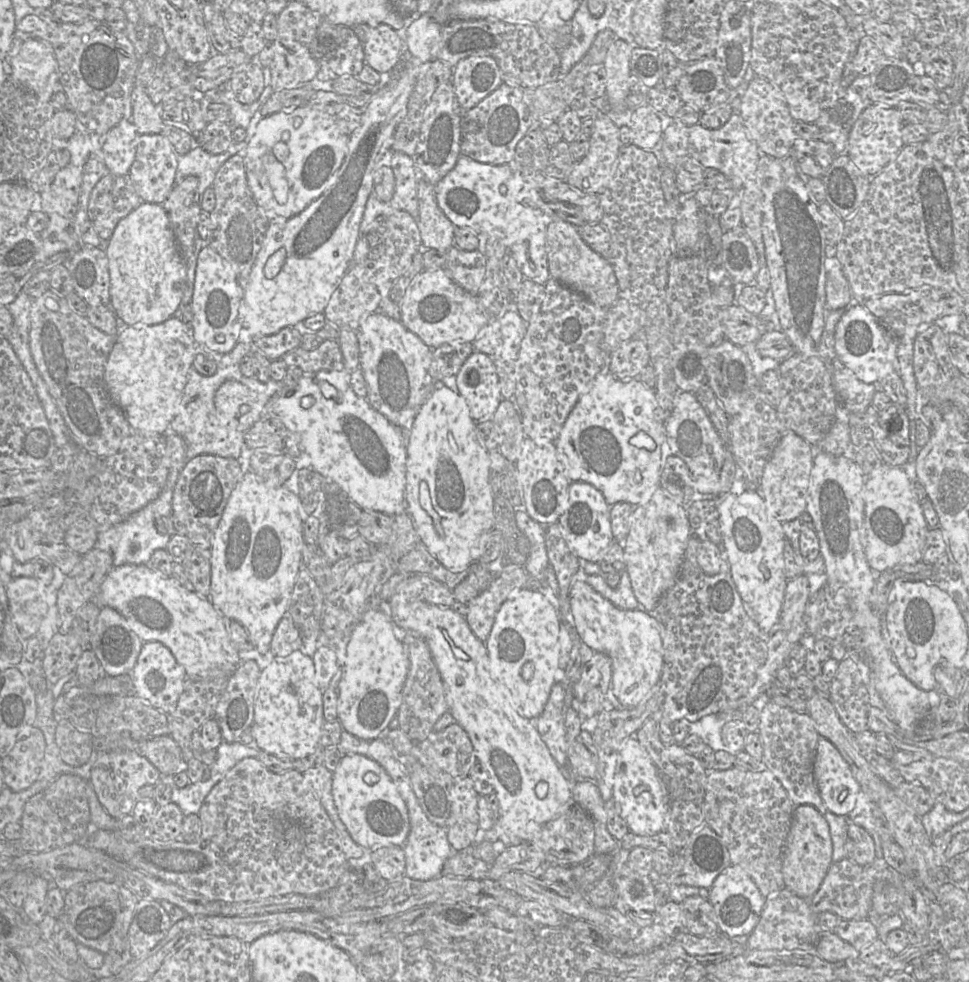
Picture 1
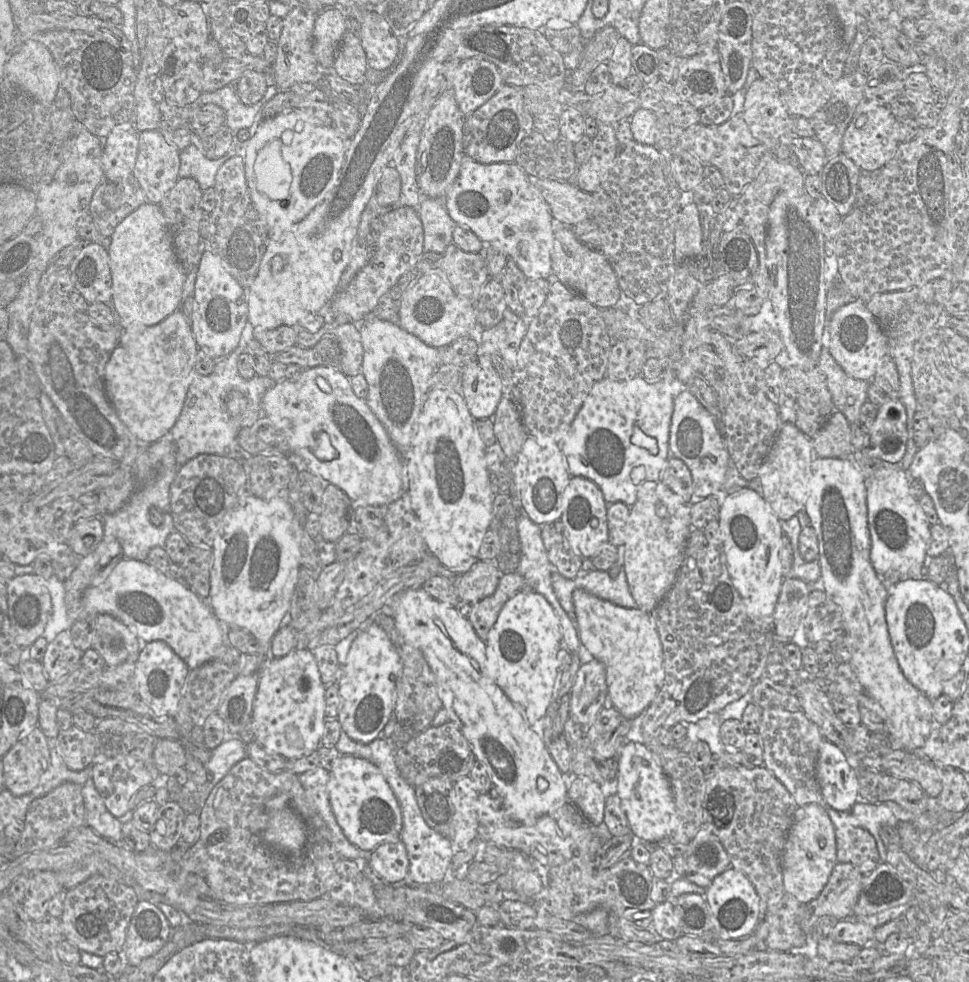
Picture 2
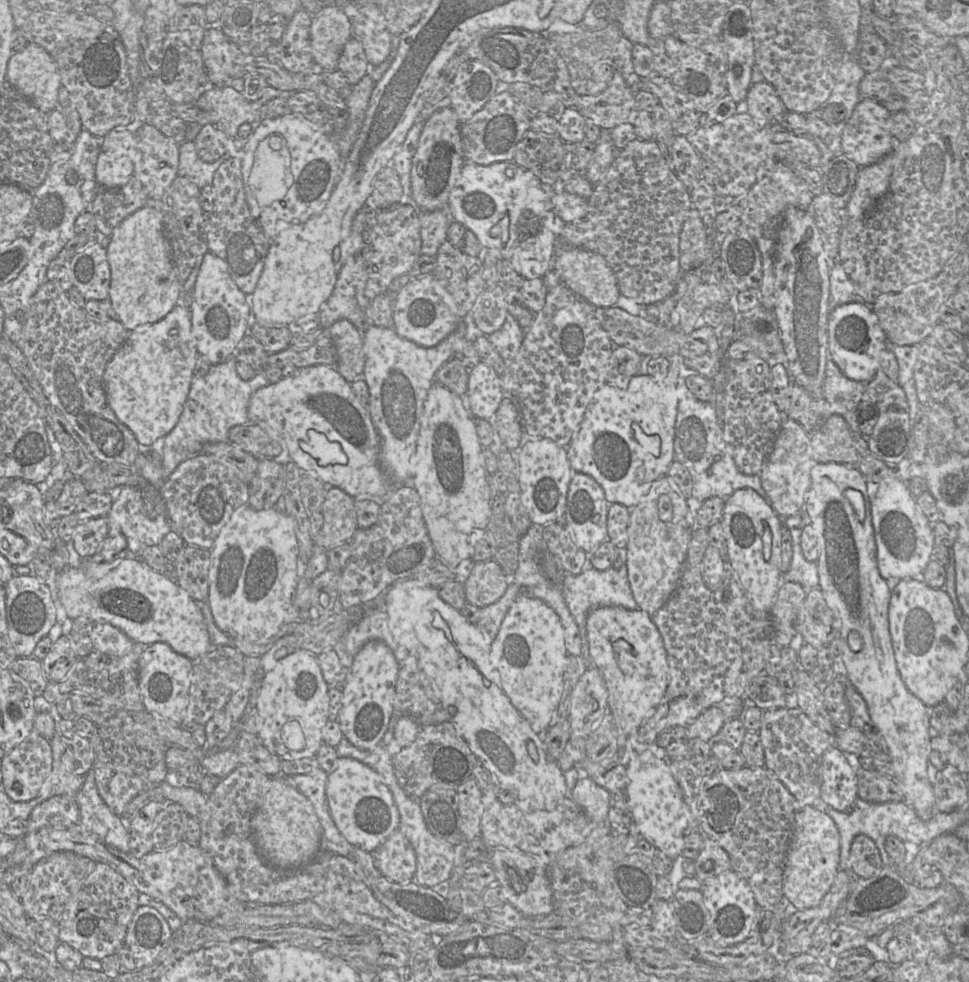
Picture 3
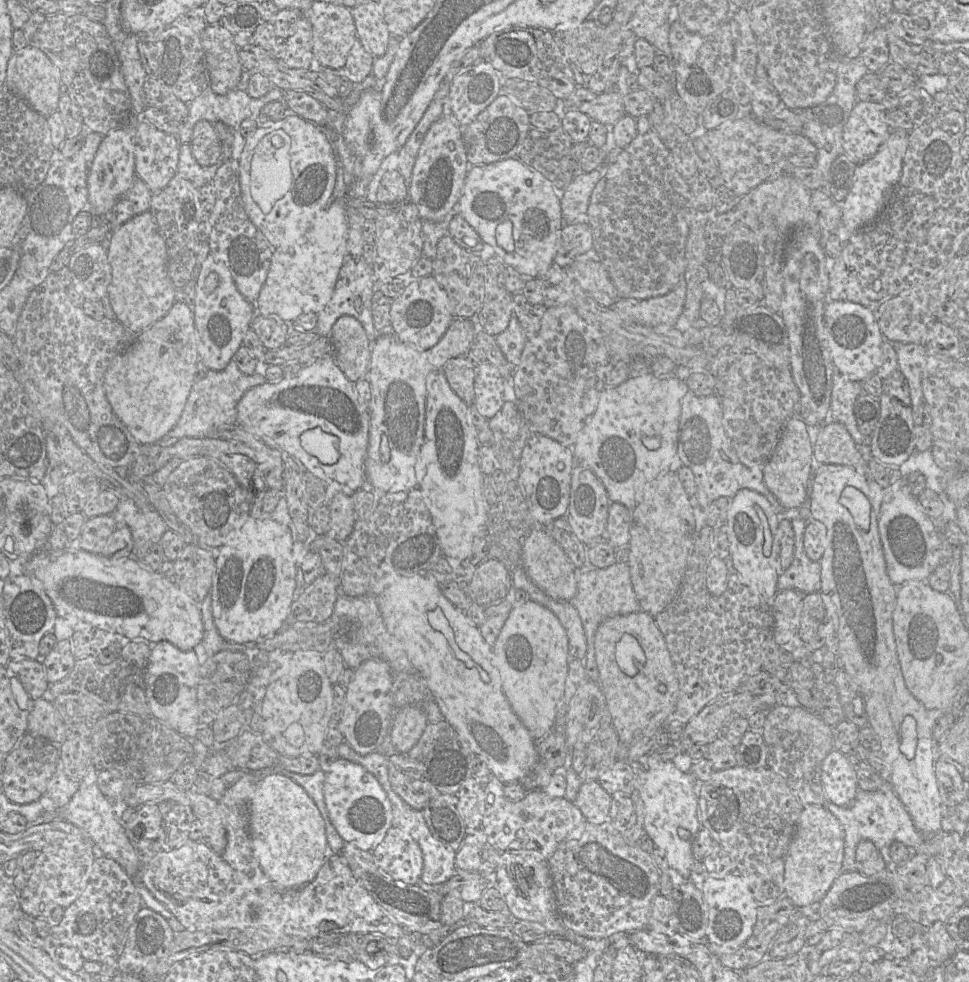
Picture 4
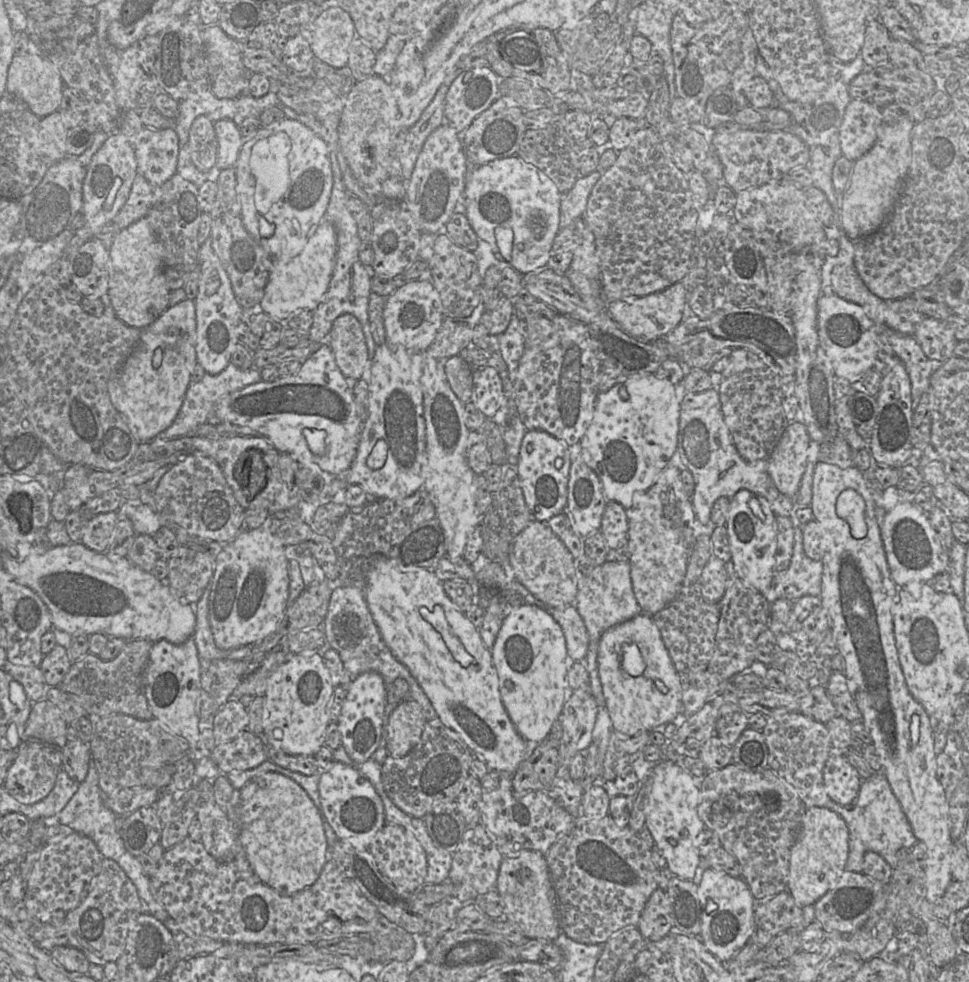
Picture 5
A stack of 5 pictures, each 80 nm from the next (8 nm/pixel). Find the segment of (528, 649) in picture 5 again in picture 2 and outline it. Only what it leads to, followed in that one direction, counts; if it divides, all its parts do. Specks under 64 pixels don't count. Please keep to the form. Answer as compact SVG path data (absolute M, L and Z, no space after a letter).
M531 589L517 592L504 604L488 634L486 657L491 669L496 672L497 685L530 726L546 715L551 704L555 680L563 659L563 648L565 644L559 618L545 597Z

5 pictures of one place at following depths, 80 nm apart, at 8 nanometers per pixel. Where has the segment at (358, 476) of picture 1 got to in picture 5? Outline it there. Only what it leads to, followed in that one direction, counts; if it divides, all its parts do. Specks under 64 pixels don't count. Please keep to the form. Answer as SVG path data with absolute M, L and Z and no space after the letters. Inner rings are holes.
M320 342L321 345L318 348L316 352L314 352L310 357L308 357L301 365L301 368L298 370L298 372L294 375L290 376L282 376L278 378L275 381L267 382L264 380L261 380L255 384L249 385L241 390L235 391L227 396L225 396L217 405L215 413L214 413L214 419L217 420L220 425L222 425L225 428L225 435L221 436L254 436L254 437L260 437L273 445L276 449L280 451L280 453L287 453L294 459L296 459L300 464L302 464L307 469L310 469L312 472L315 472L319 475L321 475L324 479L324 471L331 473L335 476L338 476L345 471L348 470L348 468L351 466L359 446L359 442L361 439L361 433L362 433L362 427L363 422L360 419L357 408L354 400L353 395L353 389L351 389L347 383L345 375L341 372L339 369L336 360L335 355L328 344L328 342ZM306 430L316 430L323 432L323 441L325 450L322 454L316 454L314 453L308 443L307 437L306 437Z

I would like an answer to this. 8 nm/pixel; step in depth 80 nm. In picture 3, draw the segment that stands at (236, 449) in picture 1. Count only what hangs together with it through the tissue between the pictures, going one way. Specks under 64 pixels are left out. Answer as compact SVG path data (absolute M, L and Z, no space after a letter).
M235 355L223 363L211 365L204 376L193 375L179 420L161 441L163 479L166 480L183 461L201 454L206 444L229 441L230 429L249 421L248 405L253 393L269 383L263 372L257 372L248 381L243 380L236 371Z

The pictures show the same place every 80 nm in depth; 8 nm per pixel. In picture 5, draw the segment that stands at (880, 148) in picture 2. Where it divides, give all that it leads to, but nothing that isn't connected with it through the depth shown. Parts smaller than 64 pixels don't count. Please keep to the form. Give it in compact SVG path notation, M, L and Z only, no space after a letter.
M851 99L839 128L841 153L856 161L875 144L883 125L881 109L869 100Z

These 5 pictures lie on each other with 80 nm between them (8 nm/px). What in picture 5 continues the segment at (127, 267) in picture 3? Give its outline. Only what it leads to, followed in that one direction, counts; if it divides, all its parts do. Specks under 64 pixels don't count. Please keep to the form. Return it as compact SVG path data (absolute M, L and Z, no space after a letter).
M147 217L119 231L113 238L110 254L108 295L116 317L130 327L145 329L170 305L170 289L164 274L164 247Z

